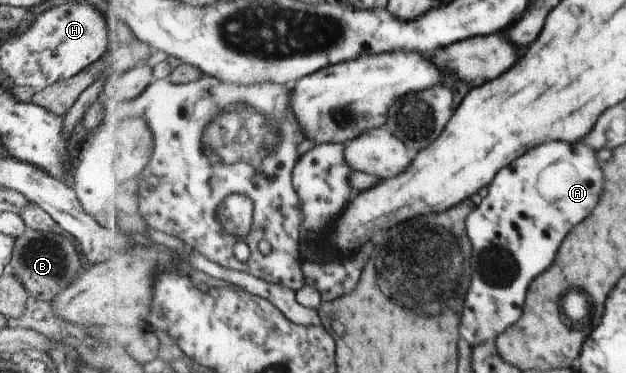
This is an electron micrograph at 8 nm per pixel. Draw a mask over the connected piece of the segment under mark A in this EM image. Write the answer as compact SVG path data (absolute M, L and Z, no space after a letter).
M546 143L518 159L512 167L506 167L490 187L488 197L470 215L467 227L469 238L474 243L474 283L466 303L462 335L468 339L472 349L497 341L525 315L533 283L557 262L568 233L598 207L606 183L602 163L606 165L606 161L600 161L596 151L584 143Z

